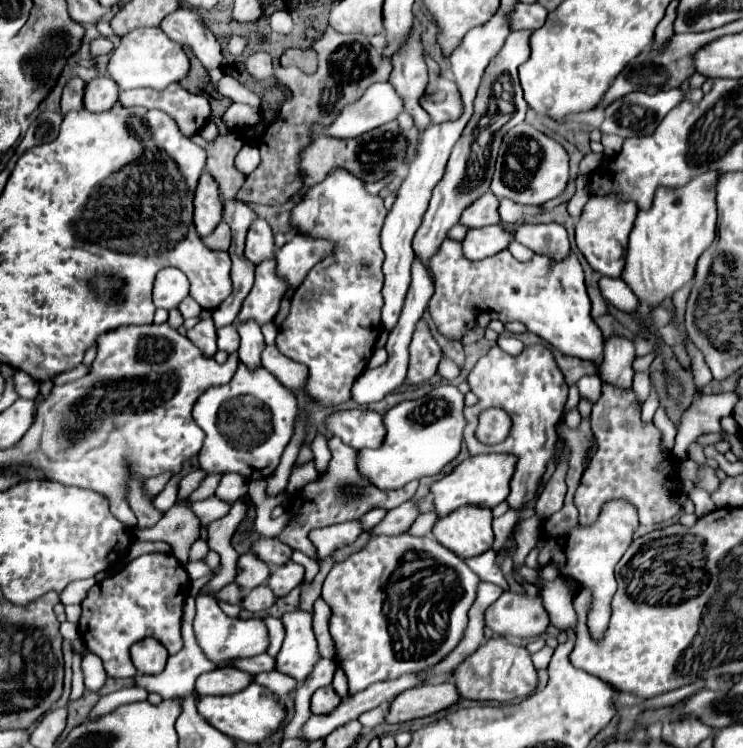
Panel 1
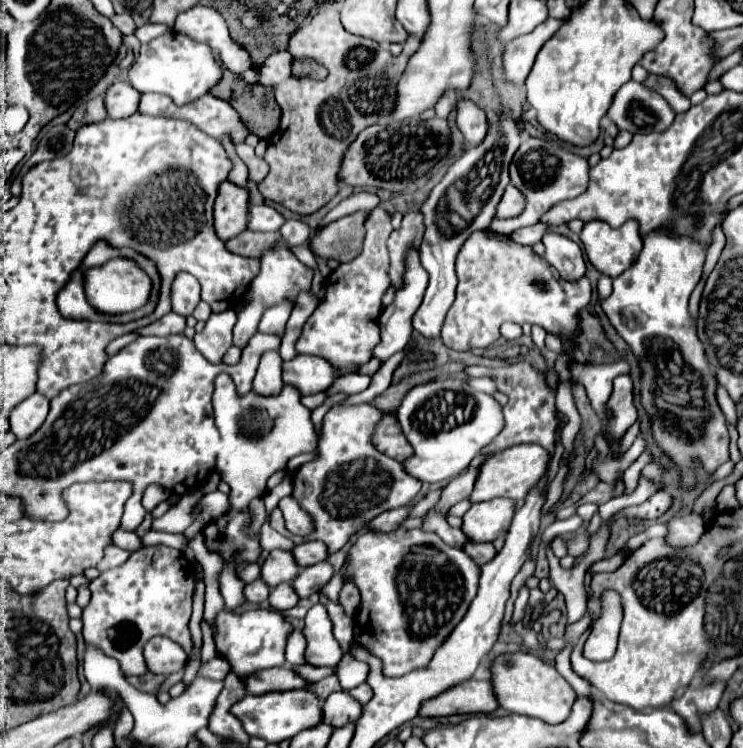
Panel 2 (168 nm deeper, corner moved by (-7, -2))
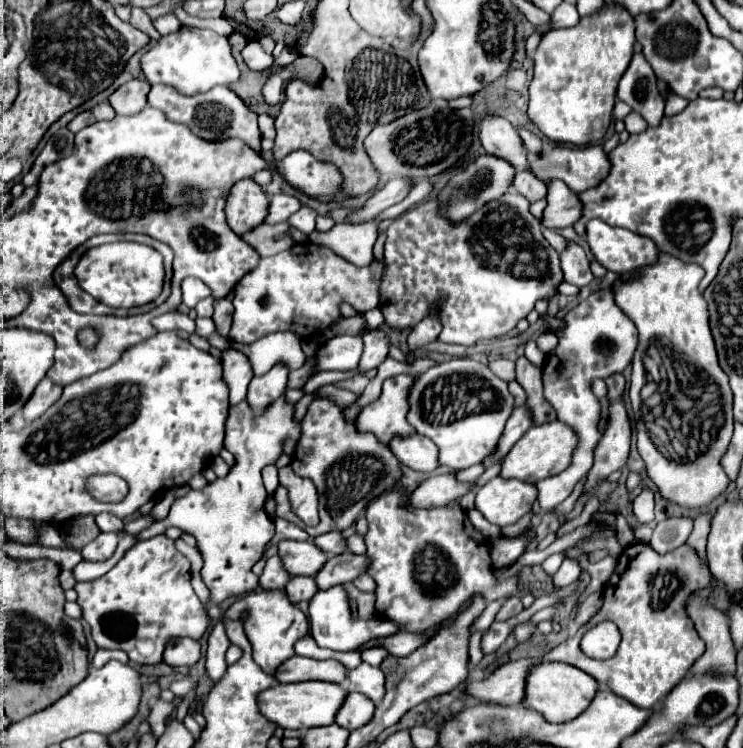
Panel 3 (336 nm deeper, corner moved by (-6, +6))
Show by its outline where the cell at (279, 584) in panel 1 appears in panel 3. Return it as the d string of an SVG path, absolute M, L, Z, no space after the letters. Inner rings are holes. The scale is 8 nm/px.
M351 552L329 556L327 564L323 564L323 568L315 574L315 584L319 590L327 590L331 586L351 582L365 572L365 566L367 566L367 558L355 556Z

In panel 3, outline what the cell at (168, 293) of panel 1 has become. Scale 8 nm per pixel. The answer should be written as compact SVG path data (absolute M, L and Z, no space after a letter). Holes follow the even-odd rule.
M185 278L181 284L183 290L183 304L189 308L195 308L195 304L207 296L211 296L211 290L199 280L199 278Z

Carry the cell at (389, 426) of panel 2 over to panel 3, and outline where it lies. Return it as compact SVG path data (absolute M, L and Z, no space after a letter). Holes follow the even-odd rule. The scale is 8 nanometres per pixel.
M419 434L393 436L389 442L389 448L403 466L409 466L413 470L431 472L439 466L437 464L437 446Z

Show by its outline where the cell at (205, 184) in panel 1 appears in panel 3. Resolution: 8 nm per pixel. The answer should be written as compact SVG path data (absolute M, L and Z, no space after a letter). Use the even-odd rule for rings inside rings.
M251 178L239 180L231 186L225 204L227 224L235 234L253 230L263 222L267 214L267 194Z

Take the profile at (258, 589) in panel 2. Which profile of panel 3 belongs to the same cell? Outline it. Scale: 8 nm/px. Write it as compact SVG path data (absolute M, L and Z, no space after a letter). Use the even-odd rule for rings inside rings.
M271 556L265 564L263 574L259 576L259 586L263 590L281 590L289 580L289 574L281 568L281 562L277 556Z

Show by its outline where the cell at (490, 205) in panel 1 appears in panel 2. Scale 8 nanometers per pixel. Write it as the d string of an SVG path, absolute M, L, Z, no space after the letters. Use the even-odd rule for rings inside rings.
M512 184L506 188L500 204L498 204L498 212L496 218L514 218L518 214L522 214L522 210L526 208L526 196L514 188Z

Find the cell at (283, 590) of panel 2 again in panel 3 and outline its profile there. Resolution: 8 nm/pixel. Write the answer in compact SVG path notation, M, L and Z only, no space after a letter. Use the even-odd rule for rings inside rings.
M291 576L291 580L285 584L285 592L293 604L299 604L303 600L309 602L317 592L315 580L313 576Z

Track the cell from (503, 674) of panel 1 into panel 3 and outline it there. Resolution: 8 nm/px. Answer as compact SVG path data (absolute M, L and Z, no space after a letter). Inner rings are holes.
M539 662L533 664L525 680L523 706L539 712L547 722L567 722L579 716L597 692L597 682L583 670L563 662Z

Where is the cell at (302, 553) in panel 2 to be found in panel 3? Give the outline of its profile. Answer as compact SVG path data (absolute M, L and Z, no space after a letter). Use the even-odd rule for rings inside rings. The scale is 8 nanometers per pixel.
M327 532L327 534L321 534L313 540L313 544L317 548L323 548L323 552L327 552L327 556L335 556L339 552L345 552L347 546L345 546L345 540L341 538L339 532Z

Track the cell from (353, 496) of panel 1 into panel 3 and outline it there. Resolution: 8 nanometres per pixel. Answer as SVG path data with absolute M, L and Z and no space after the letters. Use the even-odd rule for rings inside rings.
M319 398L313 400L307 408L307 414L301 420L303 438L297 444L291 468L295 474L303 478L311 478L313 484L317 484L319 490L319 516L321 522L317 526L305 526L299 518L291 514L291 505L287 489L279 485L274 492L277 503L276 516L287 522L293 522L301 530L305 530L311 538L325 534L325 532L343 532L349 528L361 510L367 508L367 504L375 498L379 498L383 492L397 488L403 472L399 460L393 456L389 446L385 442L379 442L375 434L359 432L357 418L347 420L345 418L347 406L335 404L331 398Z

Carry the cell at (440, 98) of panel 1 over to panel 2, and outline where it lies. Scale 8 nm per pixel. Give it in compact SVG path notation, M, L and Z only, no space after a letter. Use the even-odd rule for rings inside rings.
M462 100L456 106L458 106L458 118L456 118L458 128L462 130L462 134L464 134L464 138L466 138L468 144L478 146L486 138L488 128L490 128L484 110L480 110L470 100Z

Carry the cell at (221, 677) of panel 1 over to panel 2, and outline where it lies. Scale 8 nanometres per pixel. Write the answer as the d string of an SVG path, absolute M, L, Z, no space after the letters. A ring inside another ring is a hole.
M288 666L270 668L268 672L256 672L256 676L244 678L248 682L248 692L266 694L266 692L284 692L284 690L304 690L310 686L300 674L296 674Z

